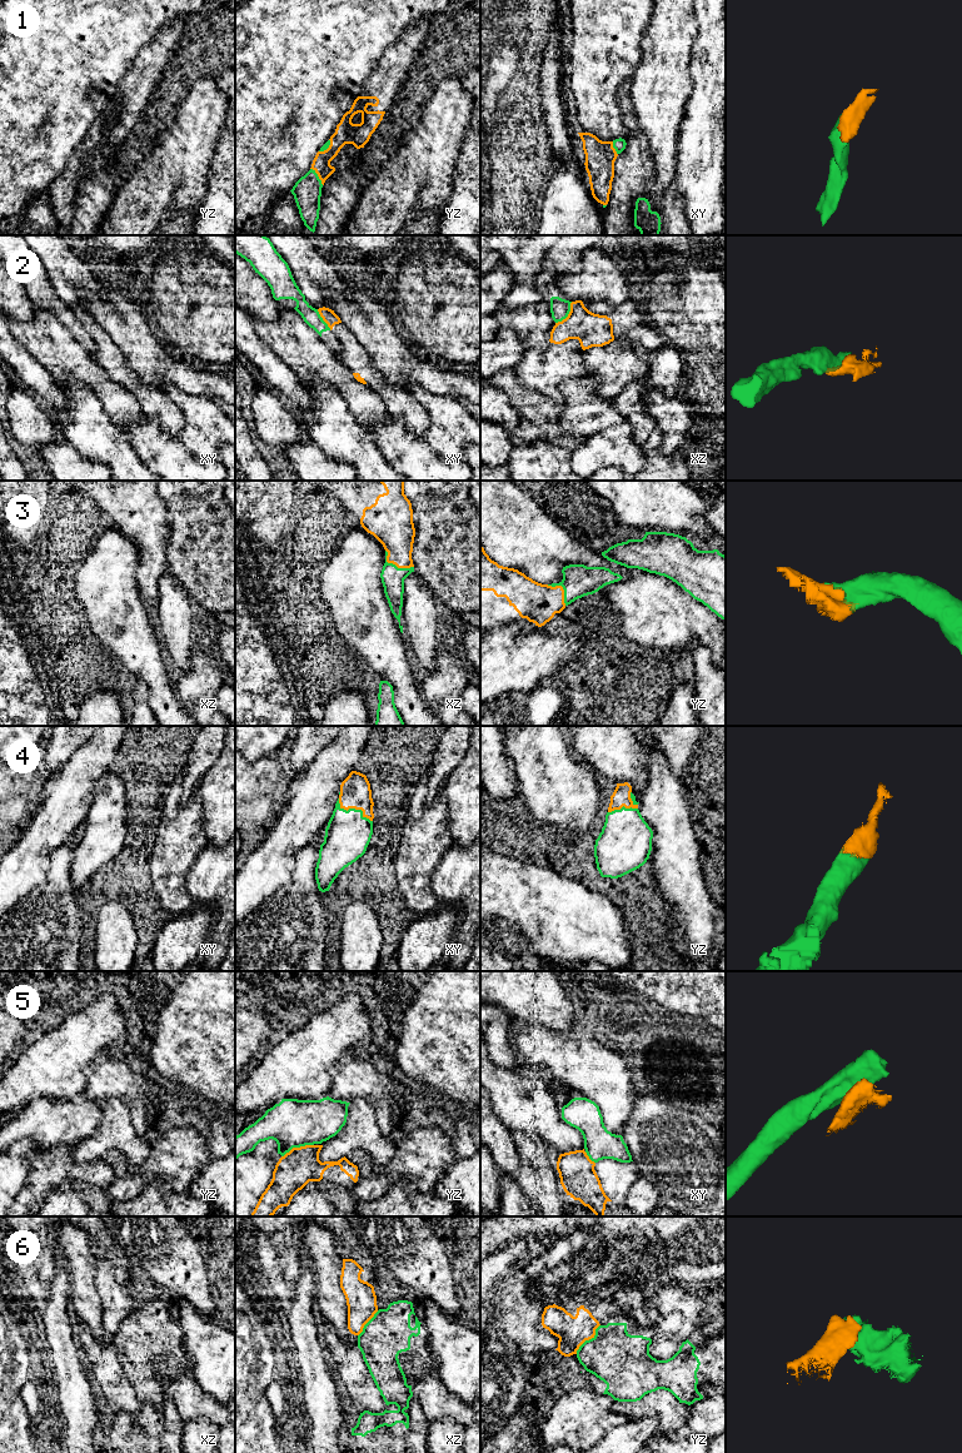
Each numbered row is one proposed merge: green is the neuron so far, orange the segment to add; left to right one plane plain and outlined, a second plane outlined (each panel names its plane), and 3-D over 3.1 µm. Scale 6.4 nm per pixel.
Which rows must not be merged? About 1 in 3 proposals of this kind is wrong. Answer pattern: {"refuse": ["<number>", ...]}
{"refuse": ["2", "6"]}

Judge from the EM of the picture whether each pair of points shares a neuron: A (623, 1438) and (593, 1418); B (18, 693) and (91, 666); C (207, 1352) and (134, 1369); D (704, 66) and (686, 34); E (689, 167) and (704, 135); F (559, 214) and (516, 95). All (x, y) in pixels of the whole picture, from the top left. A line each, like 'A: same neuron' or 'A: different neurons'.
A: different neurons
B: same neuron
C: different neurons
D: different neurons
E: same neuron
F: different neurons

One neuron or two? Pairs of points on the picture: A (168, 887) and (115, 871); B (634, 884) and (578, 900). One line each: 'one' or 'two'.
A: two
B: two

